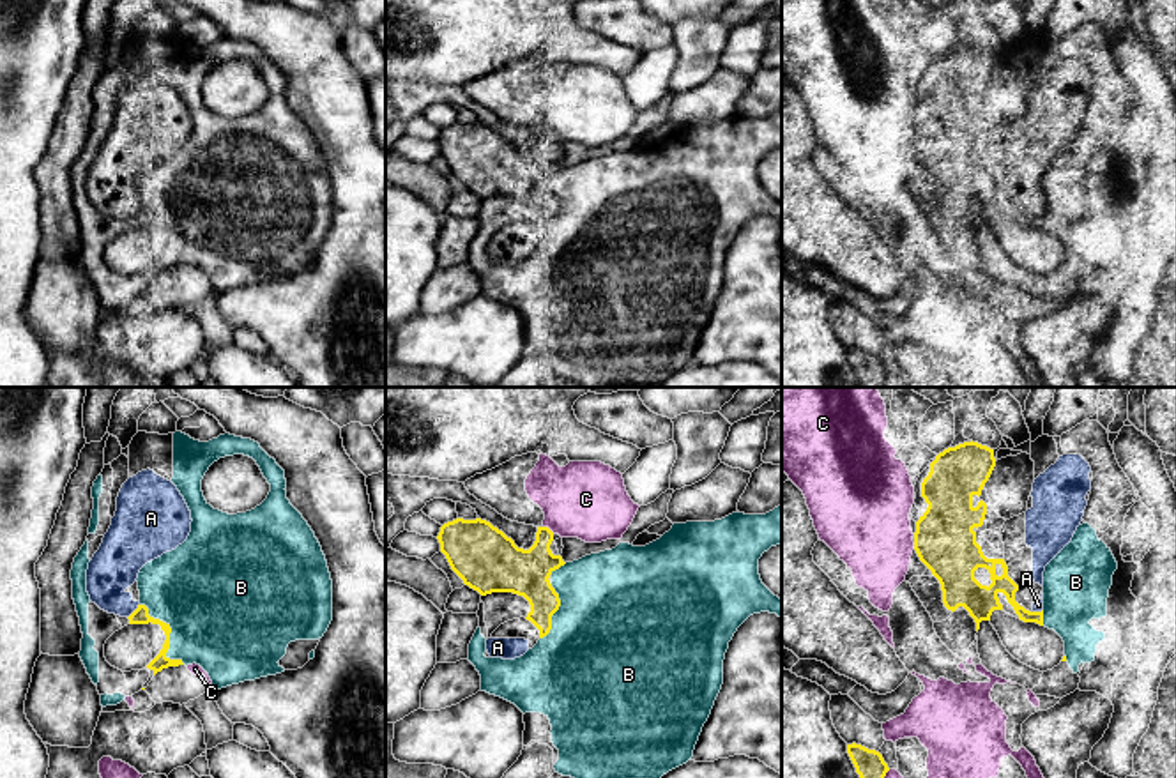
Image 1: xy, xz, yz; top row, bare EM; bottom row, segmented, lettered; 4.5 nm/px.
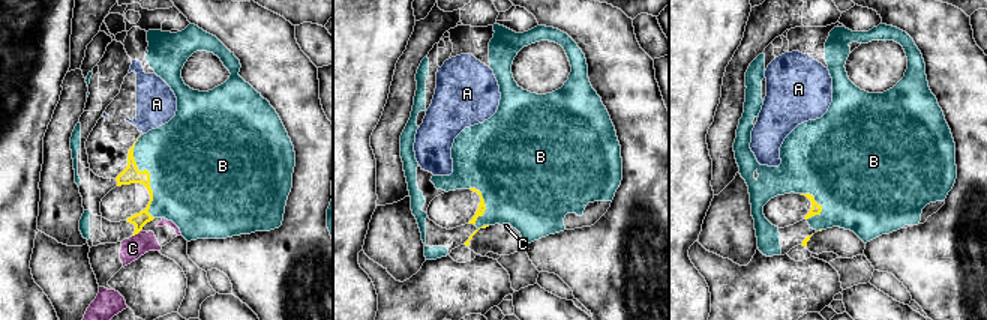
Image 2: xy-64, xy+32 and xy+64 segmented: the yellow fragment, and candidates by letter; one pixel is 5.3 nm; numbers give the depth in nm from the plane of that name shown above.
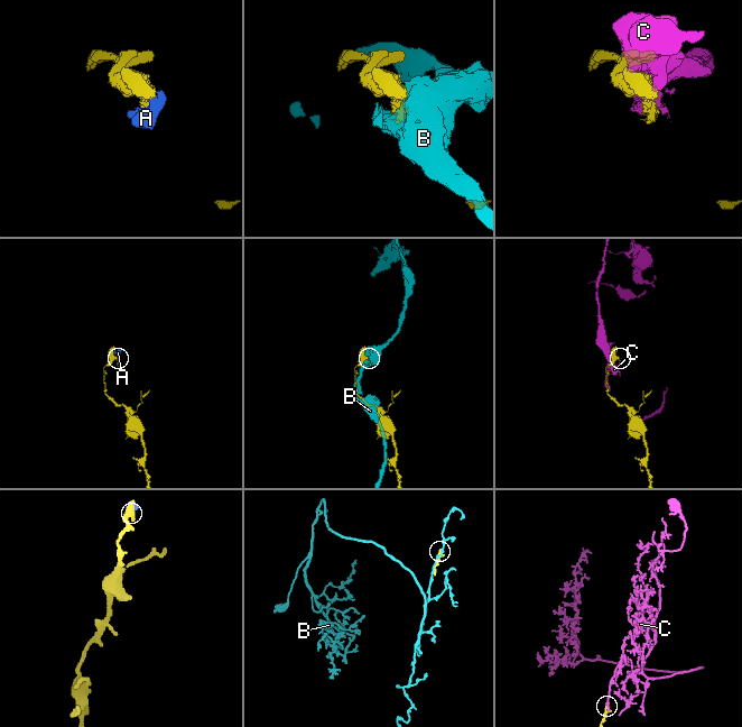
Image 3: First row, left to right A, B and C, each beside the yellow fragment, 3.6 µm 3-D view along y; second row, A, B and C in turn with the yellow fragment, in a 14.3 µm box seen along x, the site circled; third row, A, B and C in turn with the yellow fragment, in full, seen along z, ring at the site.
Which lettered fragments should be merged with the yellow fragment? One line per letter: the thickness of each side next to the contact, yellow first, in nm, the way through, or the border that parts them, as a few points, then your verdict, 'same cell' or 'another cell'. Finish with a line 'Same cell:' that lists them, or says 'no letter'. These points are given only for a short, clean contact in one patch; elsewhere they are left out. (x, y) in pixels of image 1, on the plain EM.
A: 80/220 nm | same cell
B: 80/480 nm | another cell
C: 200/360 nm | another cell
Same cell: A

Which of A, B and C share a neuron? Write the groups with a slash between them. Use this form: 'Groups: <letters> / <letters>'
Groups: A / B / C

